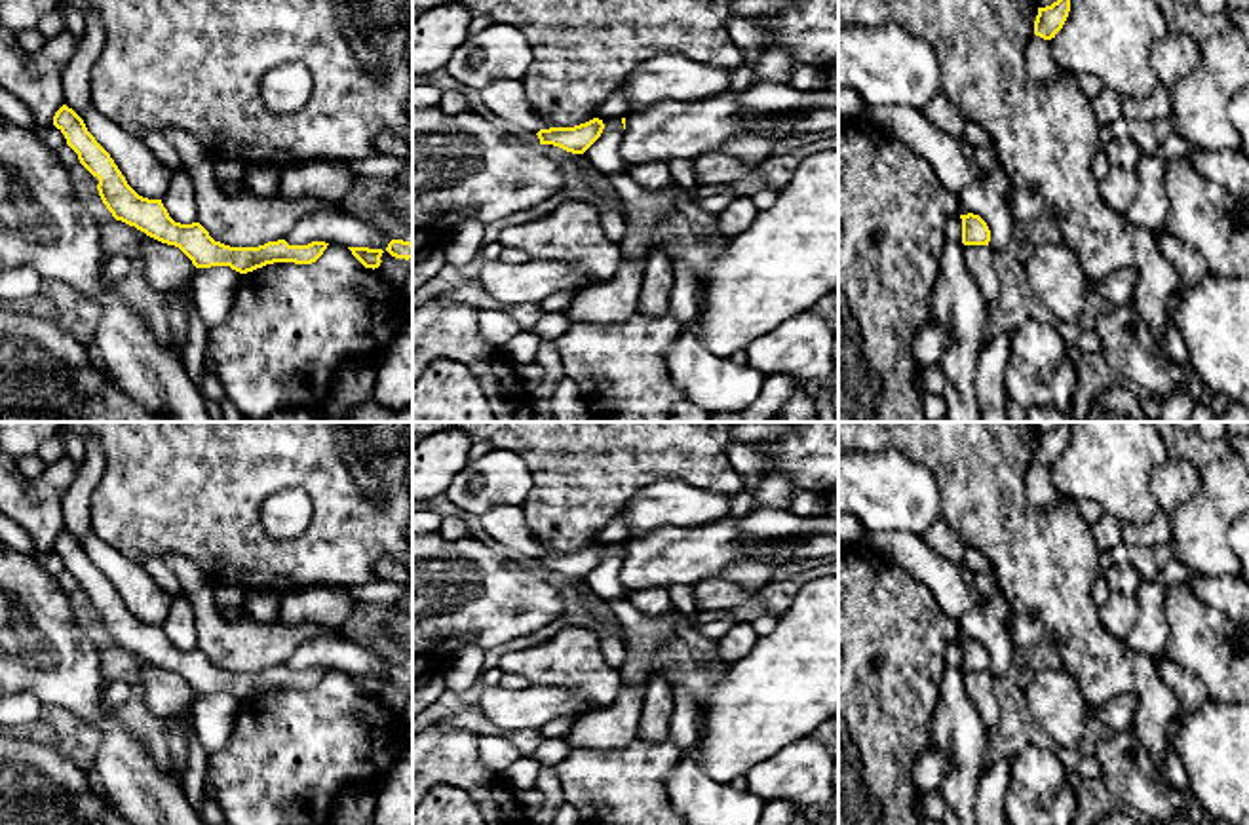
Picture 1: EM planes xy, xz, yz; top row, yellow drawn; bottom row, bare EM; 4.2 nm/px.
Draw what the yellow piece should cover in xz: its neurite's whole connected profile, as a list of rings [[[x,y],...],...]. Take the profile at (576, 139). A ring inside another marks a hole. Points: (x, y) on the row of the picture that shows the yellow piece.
[[[593,118],[574,127],[540,129],[536,135],[540,144],[553,144],[572,154],[584,154],[603,133],[605,124]]]

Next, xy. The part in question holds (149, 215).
[[[63,105],[53,116],[53,125],[65,135],[80,163],[99,179],[99,196],[112,217],[162,243],[179,247],[196,268],[230,266],[247,274],[274,262],[312,264],[329,245],[325,241],[289,245],[278,240],[259,247],[230,247],[215,241],[200,222],[175,222],[162,200],[139,196],[72,108]]]

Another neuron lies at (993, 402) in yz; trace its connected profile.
[[[998,331],[979,352],[975,367],[977,405],[983,422],[1008,420],[1008,393],[1004,390],[1004,369],[1009,359],[1011,331]]]

